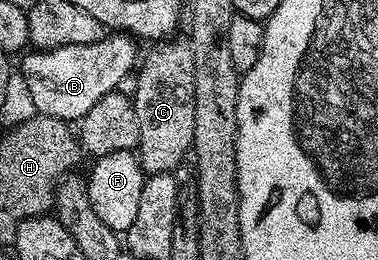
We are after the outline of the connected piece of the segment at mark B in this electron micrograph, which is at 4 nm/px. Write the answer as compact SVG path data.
M108 33L93 43L32 49L19 56L18 75L24 78L24 87L39 114L79 121L106 93L116 90L122 77L133 74L138 63L136 46L137 40L127 33Z

